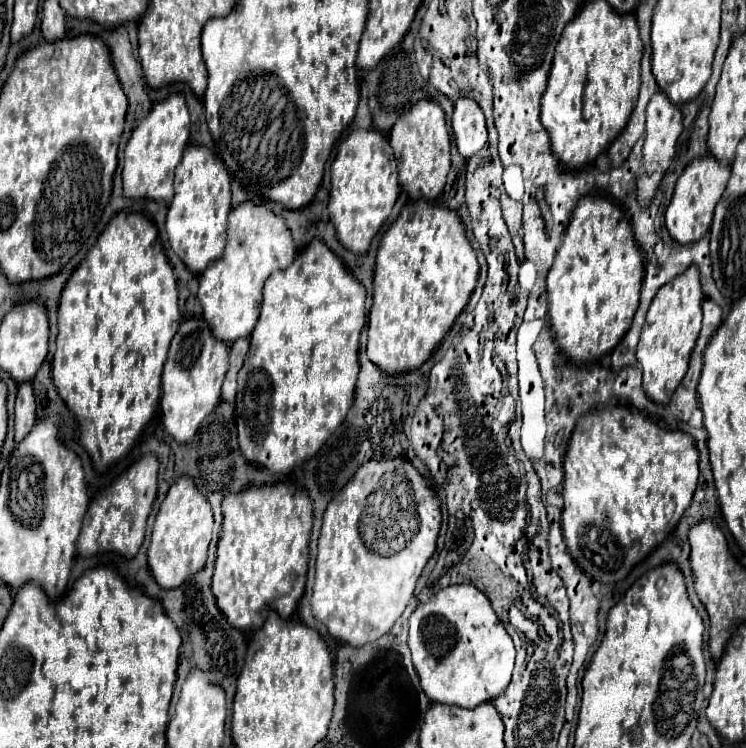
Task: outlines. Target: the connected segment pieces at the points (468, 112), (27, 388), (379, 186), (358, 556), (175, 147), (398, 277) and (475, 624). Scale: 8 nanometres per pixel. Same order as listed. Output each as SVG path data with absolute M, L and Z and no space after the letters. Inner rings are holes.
M460 97L454 101L452 129L458 153L462 157L470 159L482 149L482 145L486 143L486 121L480 105L474 99Z
M22 383L18 387L18 397L16 397L16 435L14 435L16 445L30 433L34 423L36 423L34 391L30 383Z
M376 129L352 131L346 141L340 143L338 155L330 167L332 189L328 213L336 227L338 241L354 253L366 253L382 223L392 213L392 207L400 193L398 169L388 137L382 137Z
M370 461L358 469L350 485L326 507L318 539L312 615L328 629L330 637L350 647L362 647L374 643L394 627L414 593L424 565L436 551L440 521L438 497L410 461Z
M170 95L166 101L156 103L148 117L142 119L124 149L124 197L128 199L152 199L170 203L174 197L174 169L182 161L190 135L190 115L184 95Z
M408 201L380 241L374 269L374 303L368 317L368 357L386 375L418 369L442 343L444 335L464 311L478 281L476 253L466 239L460 217L434 201Z
M452 585L434 593L428 601L418 601L410 617L410 637L408 645L412 651L412 661L420 677L420 685L430 701L476 707L482 701L492 701L498 697L510 683L514 667L514 643L502 621L496 617L488 597L474 585Z

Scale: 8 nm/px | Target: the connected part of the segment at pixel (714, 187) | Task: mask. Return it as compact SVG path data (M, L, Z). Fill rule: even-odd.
M708 155L704 159L694 159L684 169L684 173L680 175L680 179L676 183L670 207L666 209L666 229L674 243L688 245L688 243L700 241L710 231L714 207L720 201L720 197L728 185L728 179L730 179L730 167L722 167L712 155Z

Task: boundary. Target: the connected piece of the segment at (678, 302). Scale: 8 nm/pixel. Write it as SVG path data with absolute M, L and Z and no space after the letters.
M692 265L692 269L686 269L686 273L682 273L682 277L676 277L658 291L648 309L636 357L644 375L644 391L654 403L668 405L676 387L688 371L690 353L702 327L702 301L704 293L700 289L700 273Z

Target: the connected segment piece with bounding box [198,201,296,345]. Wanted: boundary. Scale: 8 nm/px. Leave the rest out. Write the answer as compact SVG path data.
M250 201L232 209L228 217L224 255L210 263L200 275L198 299L203 310L202 317L210 325L214 337L226 345L248 337L260 315L264 281L272 271L290 267L294 259L296 245L282 217L276 217L264 205L254 205Z

